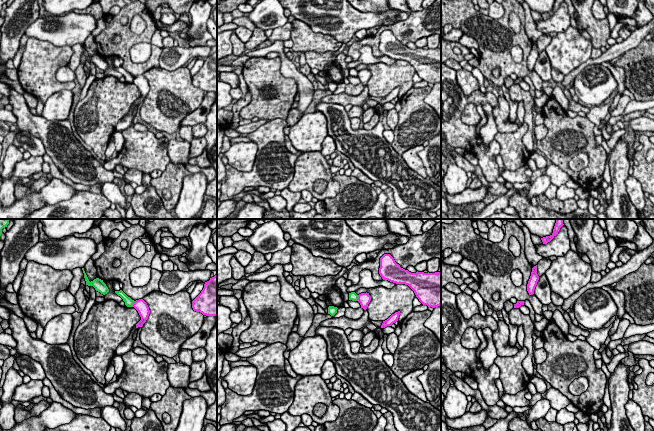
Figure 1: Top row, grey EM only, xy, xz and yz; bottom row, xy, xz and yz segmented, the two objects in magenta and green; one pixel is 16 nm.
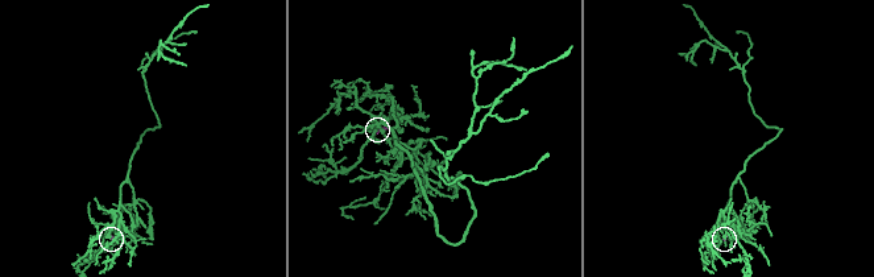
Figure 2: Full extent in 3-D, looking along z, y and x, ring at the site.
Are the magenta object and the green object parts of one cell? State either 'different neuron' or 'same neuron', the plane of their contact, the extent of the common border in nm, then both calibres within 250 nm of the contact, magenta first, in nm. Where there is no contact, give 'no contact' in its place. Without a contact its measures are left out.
different neuron; contact in xy; length 100 nm; calibres 200 and 140 nm

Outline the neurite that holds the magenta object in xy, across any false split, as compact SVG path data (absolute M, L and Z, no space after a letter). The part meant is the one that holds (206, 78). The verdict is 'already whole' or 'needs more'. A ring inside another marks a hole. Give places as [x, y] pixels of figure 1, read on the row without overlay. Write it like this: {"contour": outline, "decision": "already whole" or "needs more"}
{"contour": "M217 51L205 58L201 69L192 77L192 84L206 92L217 92Z", "decision": "already whole"}

